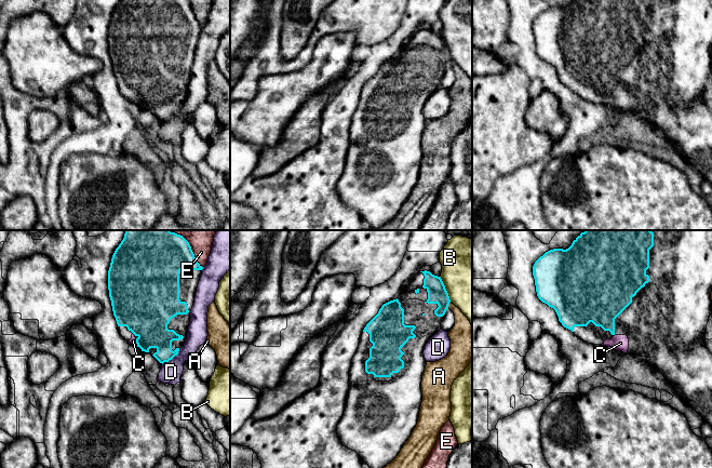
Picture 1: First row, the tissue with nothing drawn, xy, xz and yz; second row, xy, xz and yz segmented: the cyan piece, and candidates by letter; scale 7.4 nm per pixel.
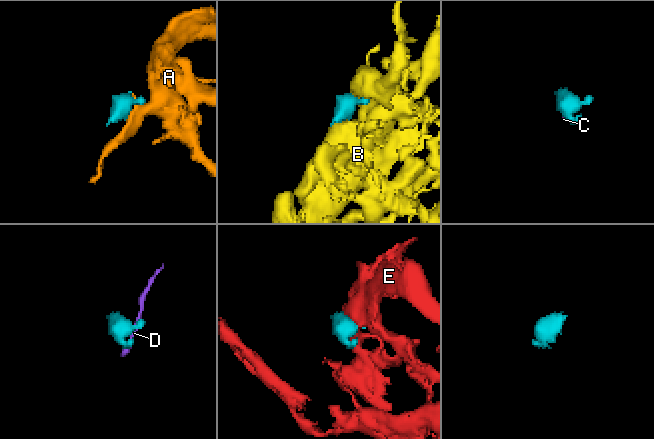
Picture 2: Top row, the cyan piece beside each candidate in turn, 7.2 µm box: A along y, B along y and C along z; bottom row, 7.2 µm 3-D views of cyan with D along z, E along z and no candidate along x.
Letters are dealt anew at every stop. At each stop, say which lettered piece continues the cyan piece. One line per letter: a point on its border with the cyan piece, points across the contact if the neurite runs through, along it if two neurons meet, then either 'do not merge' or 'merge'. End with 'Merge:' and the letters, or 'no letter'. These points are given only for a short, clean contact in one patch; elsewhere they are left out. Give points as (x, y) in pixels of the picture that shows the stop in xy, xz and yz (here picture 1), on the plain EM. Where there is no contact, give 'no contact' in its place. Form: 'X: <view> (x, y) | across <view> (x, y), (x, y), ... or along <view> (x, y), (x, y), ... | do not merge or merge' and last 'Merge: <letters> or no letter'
A: xz (448, 62) | along xz (449, 59), (447, 65) | do not merge
B: xz (445, 47) | do not merge
C: xy (136, 99) | merge
D: xy (174, 114) | do not merge
E: xy (193, 13) | do not merge
Merge: C

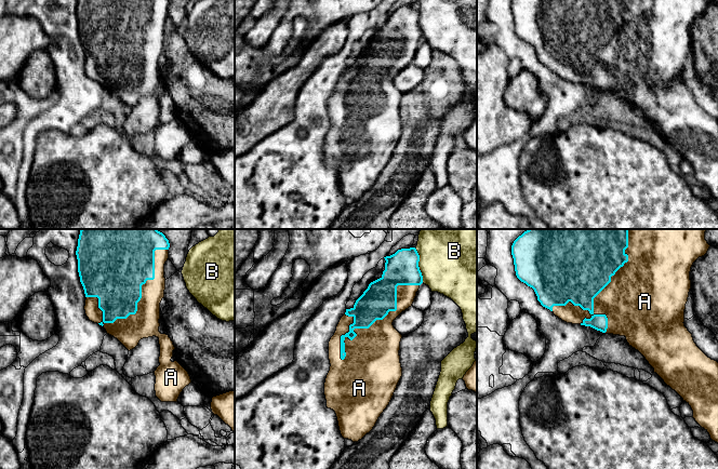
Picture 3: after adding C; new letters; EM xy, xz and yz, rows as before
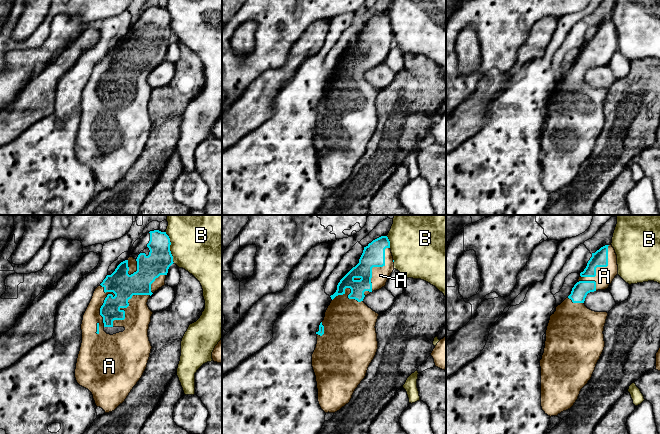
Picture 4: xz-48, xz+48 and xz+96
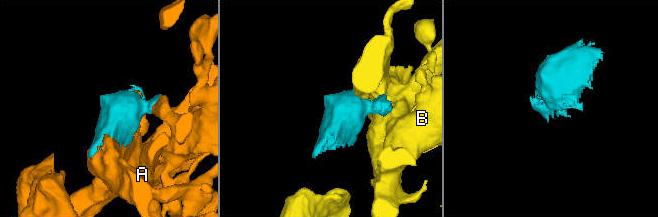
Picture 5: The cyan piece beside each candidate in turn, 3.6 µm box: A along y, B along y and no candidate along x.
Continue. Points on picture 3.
A: xz (376, 77) | merge
B: xz (417, 23) | do not merge
Merge: A

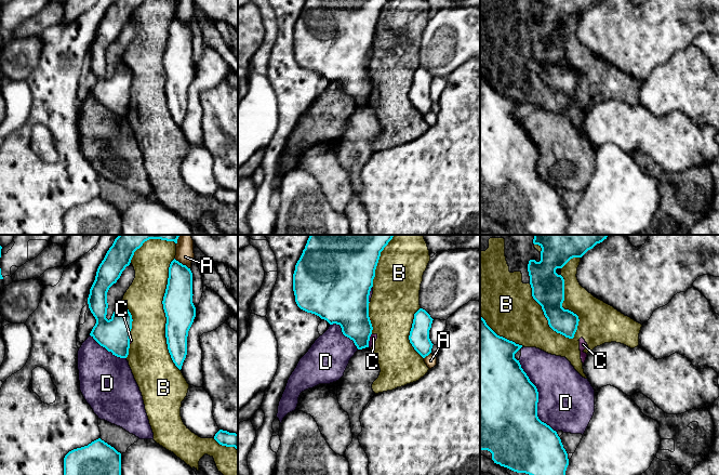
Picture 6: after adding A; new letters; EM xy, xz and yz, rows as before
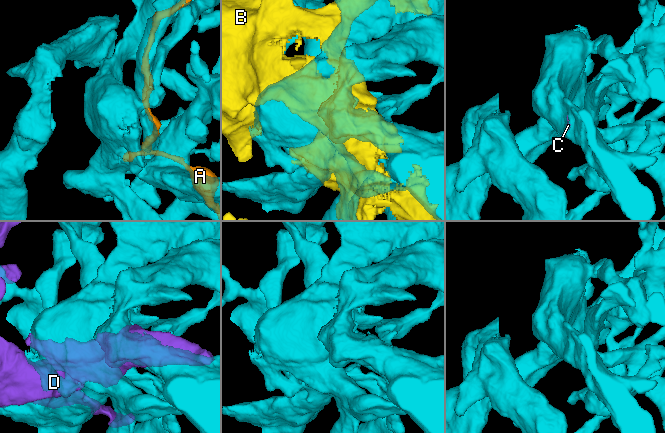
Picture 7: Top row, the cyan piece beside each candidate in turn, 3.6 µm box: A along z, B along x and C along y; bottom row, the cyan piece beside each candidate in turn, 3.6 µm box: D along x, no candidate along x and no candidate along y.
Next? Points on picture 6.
A: xy (182, 22) | do not merge
B: yz (545, 74) | do not merge
C: xz (369, 97) | along xz (371, 91), (368, 104) | do not merge
D: yz (537, 156) | do not merge
Merge: no letter

